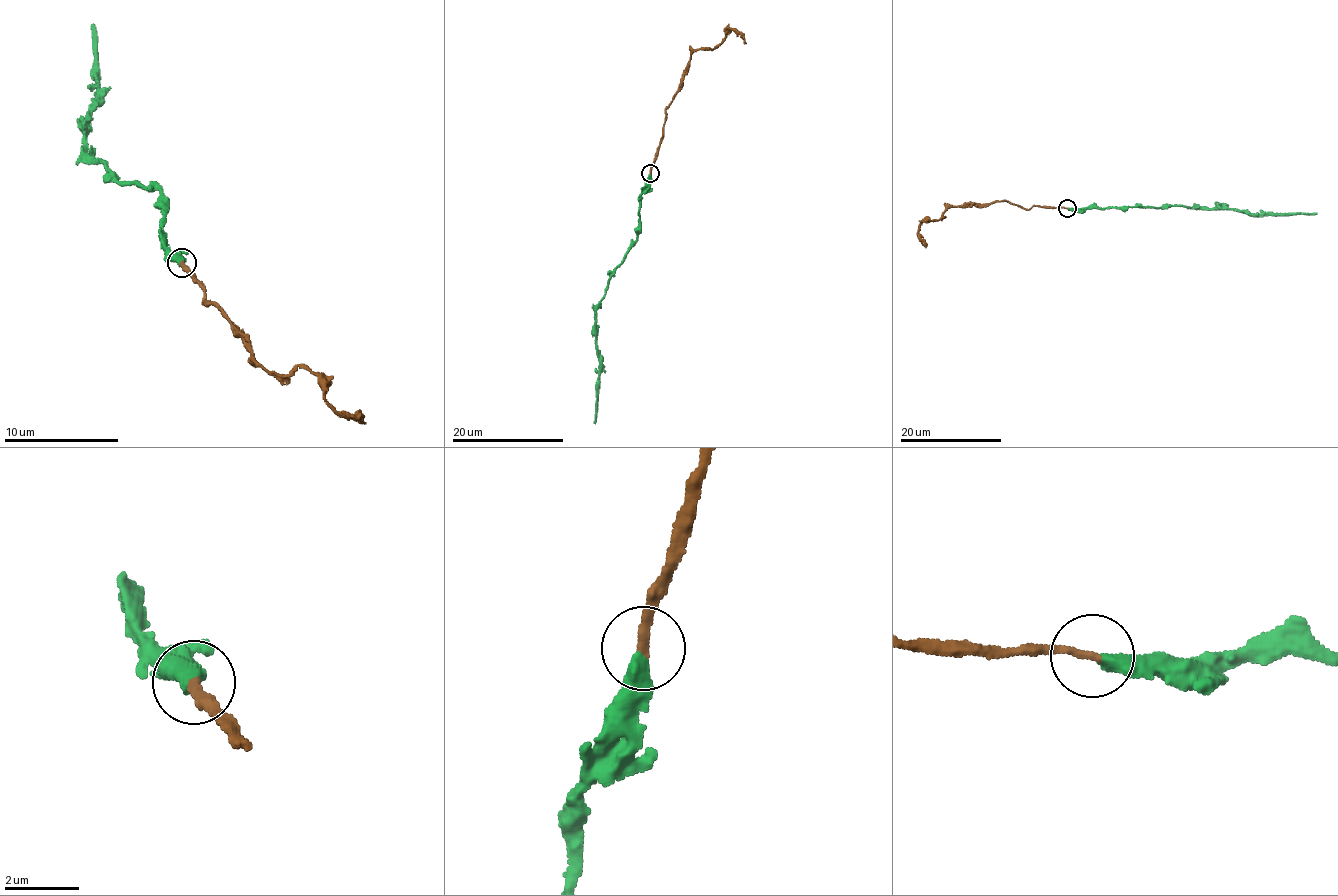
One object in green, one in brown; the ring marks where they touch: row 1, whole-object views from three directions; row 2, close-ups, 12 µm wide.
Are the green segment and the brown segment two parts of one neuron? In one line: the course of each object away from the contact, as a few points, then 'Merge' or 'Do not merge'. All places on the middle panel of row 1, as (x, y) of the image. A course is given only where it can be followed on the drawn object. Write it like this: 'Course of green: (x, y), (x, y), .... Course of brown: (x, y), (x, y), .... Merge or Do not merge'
Course of green: (649, 173), (639, 206), (638, 240), (614, 270), (596, 311), (599, 390), (593, 424). Course of brown: (650, 173), (663, 130), (665, 109), (690, 55), (700, 49), (713, 49), (728, 28), (737, 31), (744, 44). Merge

